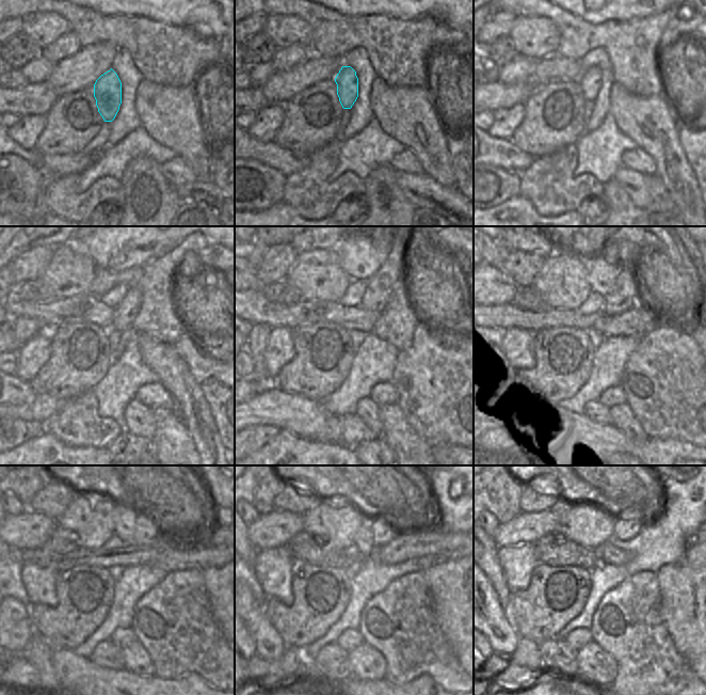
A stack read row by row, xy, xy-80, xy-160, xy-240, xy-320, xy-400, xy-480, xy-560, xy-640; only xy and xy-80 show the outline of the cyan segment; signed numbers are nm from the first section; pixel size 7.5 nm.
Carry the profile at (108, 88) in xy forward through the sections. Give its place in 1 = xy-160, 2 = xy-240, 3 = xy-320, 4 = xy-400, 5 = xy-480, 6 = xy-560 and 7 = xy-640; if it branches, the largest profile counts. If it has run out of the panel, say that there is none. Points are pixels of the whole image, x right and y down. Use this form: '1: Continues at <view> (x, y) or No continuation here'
1: Continues at xy-160 (590, 80)
2: Continues at xy-240 (124, 315)
3: Continues at xy-320 (375, 298)
4: Continues at xy-400 (621, 298)
5: Continues at xy-480 (145, 530)
6: Continues at xy-560 (383, 531)
7: Continues at xy-640 (624, 528)

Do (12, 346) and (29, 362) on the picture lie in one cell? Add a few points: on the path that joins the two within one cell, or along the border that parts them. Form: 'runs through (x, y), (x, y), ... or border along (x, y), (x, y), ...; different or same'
border along (21, 346), (16, 351); different

